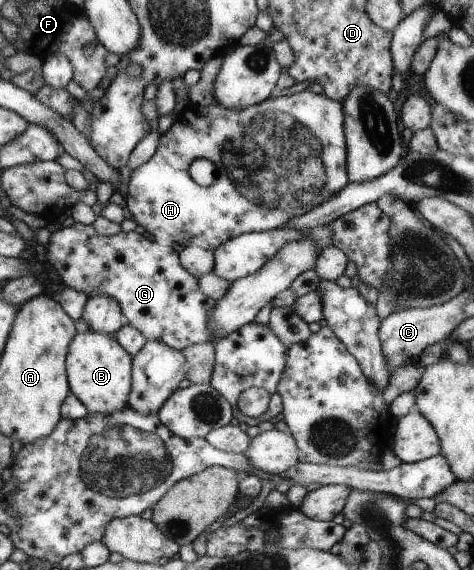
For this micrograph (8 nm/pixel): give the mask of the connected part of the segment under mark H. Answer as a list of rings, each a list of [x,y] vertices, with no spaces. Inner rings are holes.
[[[310,89],[286,95],[280,94],[277,98],[267,98],[266,102],[258,103],[258,106],[249,106],[240,112],[233,112],[222,105],[216,106],[194,106],[186,105],[181,108],[180,115],[174,120],[169,130],[161,134],[156,152],[138,168],[131,172],[126,186],[126,196],[124,196],[124,206],[128,212],[128,217],[132,218],[138,225],[144,226],[152,236],[153,240],[161,243],[162,246],[180,244],[198,245],[200,248],[213,251],[231,238],[244,233],[254,231],[267,231],[280,225],[285,225],[291,218],[303,215],[308,210],[312,210],[329,200],[330,197],[340,193],[349,184],[348,173],[348,143],[345,137],[345,112],[342,103],[328,98],[324,93],[316,94]],[[205,158],[211,160],[218,170],[215,181],[209,187],[201,187],[192,180],[189,173],[191,162],[194,159]]]

